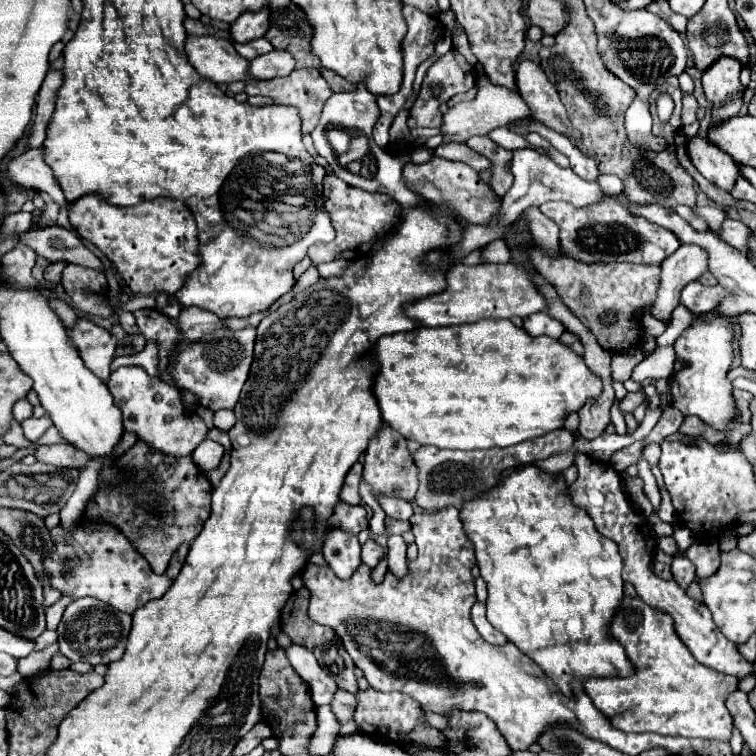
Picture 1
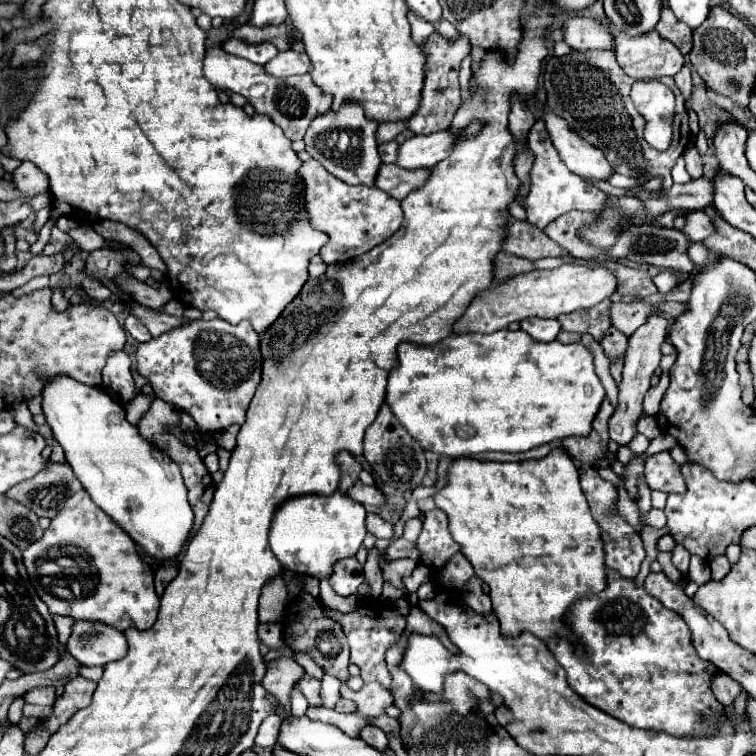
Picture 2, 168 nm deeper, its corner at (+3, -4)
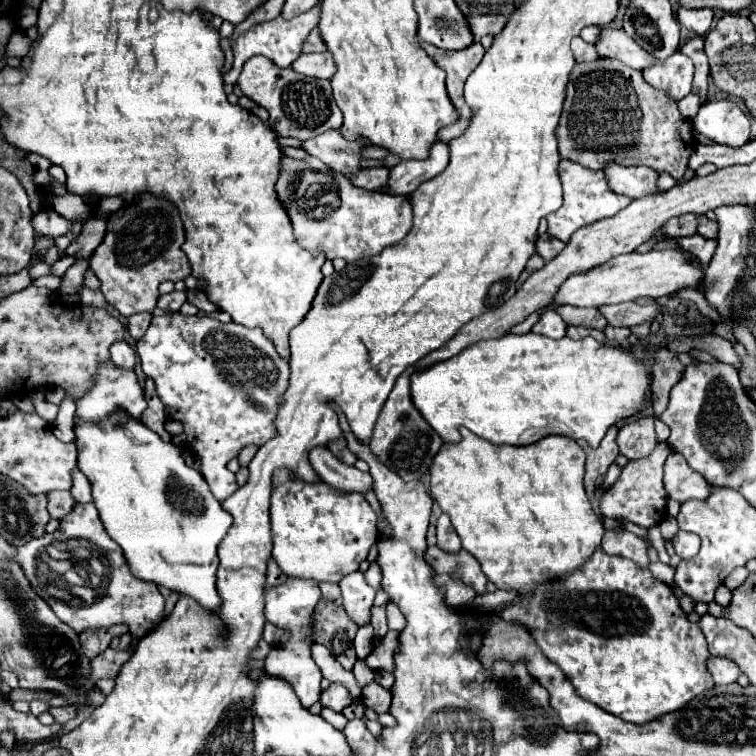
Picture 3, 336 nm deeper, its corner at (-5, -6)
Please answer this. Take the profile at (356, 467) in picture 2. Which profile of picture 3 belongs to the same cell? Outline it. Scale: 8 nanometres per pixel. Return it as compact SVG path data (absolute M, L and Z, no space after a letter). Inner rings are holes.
M337 438L335 442L329 442L329 450L331 450L339 460L343 460L345 464L355 464L355 460L357 460L357 456L347 448L345 438Z

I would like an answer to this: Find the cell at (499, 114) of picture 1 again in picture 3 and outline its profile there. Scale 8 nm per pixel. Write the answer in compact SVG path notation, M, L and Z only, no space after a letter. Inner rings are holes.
M435 142L427 160L403 160L389 170L387 188L379 190L395 196L409 196L421 182L435 178L449 164L449 146L445 142Z

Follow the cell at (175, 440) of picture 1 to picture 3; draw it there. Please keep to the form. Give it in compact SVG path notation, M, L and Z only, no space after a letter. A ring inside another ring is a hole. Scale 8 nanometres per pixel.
M125 340L115 342L115 346L111 346L109 354L111 354L111 360L117 366L123 366L123 368L133 368L135 366L135 358L137 358L135 350Z

